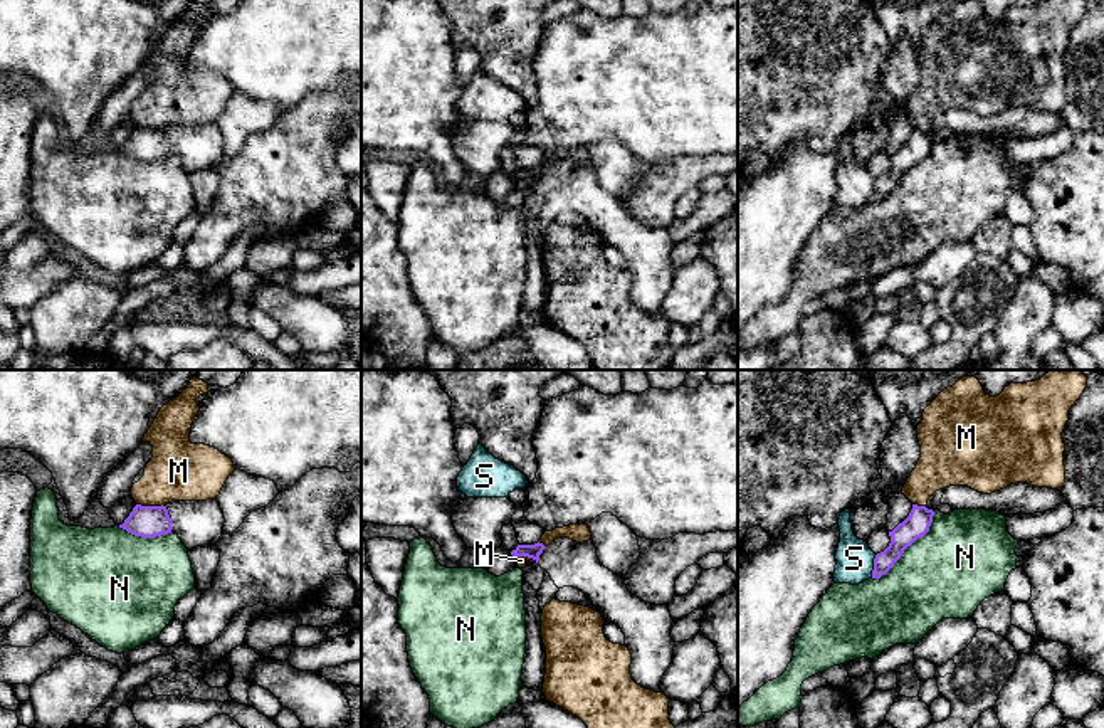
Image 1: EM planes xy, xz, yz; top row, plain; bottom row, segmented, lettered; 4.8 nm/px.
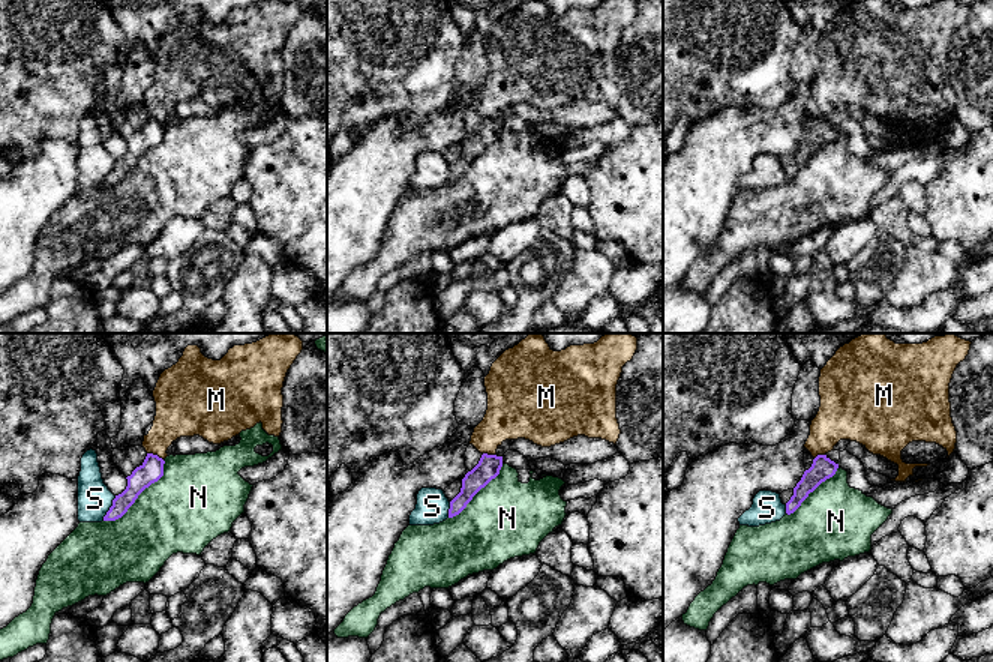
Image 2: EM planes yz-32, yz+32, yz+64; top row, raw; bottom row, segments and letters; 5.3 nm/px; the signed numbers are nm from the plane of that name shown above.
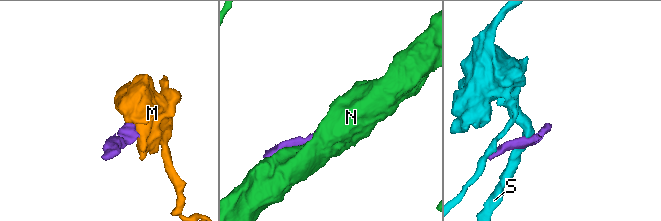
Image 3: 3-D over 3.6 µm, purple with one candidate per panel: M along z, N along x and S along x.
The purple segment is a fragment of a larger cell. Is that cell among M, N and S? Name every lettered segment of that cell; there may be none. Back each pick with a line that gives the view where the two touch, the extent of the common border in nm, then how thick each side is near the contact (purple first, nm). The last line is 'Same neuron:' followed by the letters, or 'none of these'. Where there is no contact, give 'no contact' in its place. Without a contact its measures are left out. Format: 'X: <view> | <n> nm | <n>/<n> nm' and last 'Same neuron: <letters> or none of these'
Same neuron: none of these

